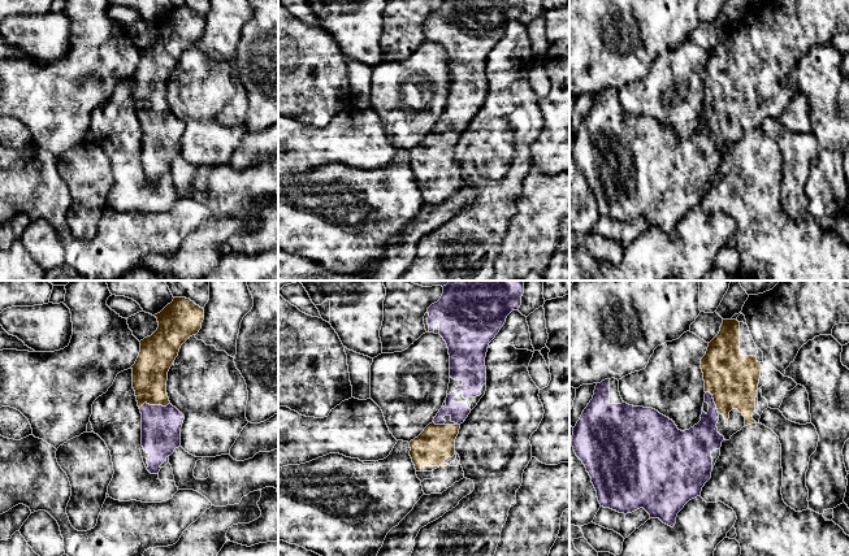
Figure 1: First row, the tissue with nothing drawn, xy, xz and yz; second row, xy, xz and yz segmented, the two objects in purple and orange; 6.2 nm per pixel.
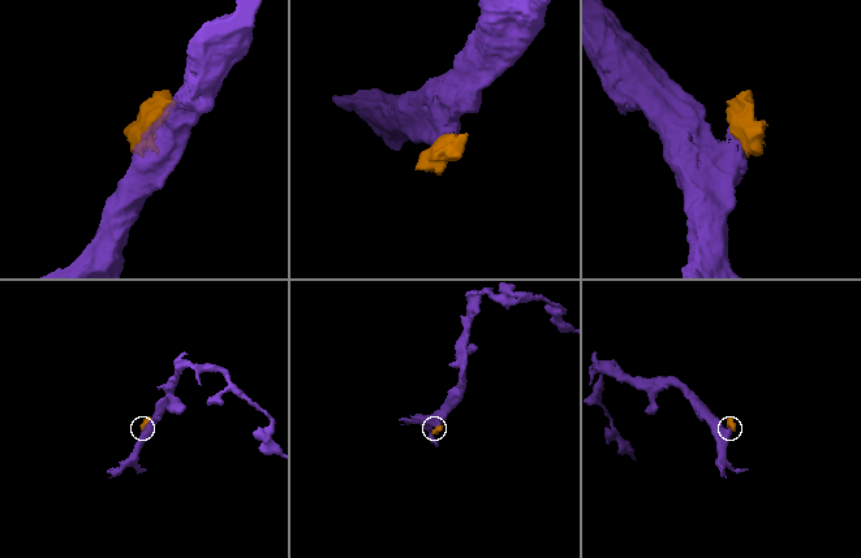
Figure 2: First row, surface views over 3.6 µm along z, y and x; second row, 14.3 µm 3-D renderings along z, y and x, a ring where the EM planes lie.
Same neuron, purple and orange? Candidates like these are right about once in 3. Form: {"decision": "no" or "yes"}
{"decision": "yes"}

